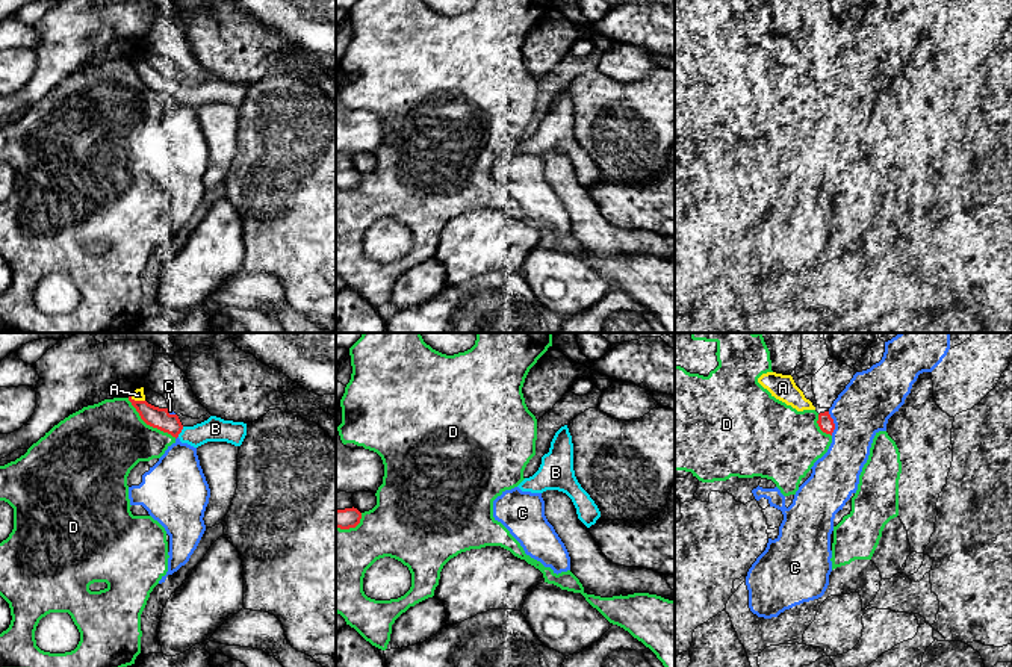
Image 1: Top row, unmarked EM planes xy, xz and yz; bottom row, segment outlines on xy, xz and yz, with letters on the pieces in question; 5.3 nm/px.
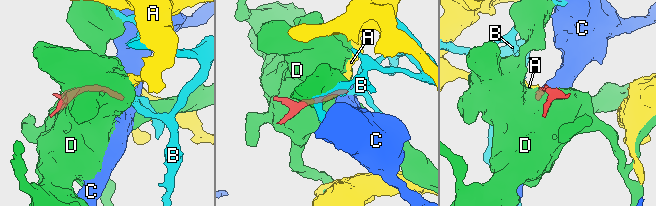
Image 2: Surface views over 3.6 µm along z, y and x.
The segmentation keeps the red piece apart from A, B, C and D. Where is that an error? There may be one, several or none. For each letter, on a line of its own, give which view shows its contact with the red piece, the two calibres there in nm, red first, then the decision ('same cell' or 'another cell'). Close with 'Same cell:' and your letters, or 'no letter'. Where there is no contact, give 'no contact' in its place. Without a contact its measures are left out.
A: contact in xy; calibres 110 and 60 nm; another cell
B: contact in xy; calibres 110 and 130 nm; same cell
C: contact in yz; calibres 80 and 300 nm; another cell
D: contact in xy; calibres 110 and 400 nm; another cell
Same cell: B

